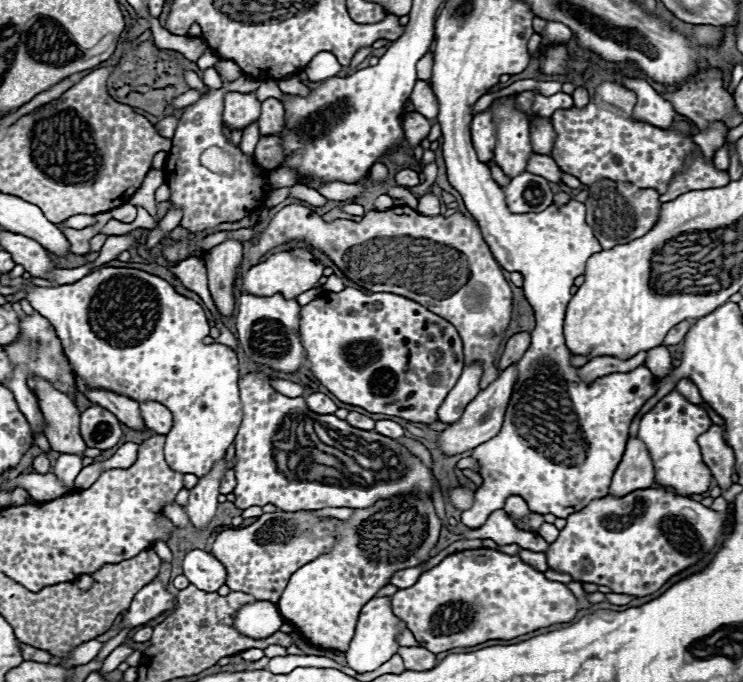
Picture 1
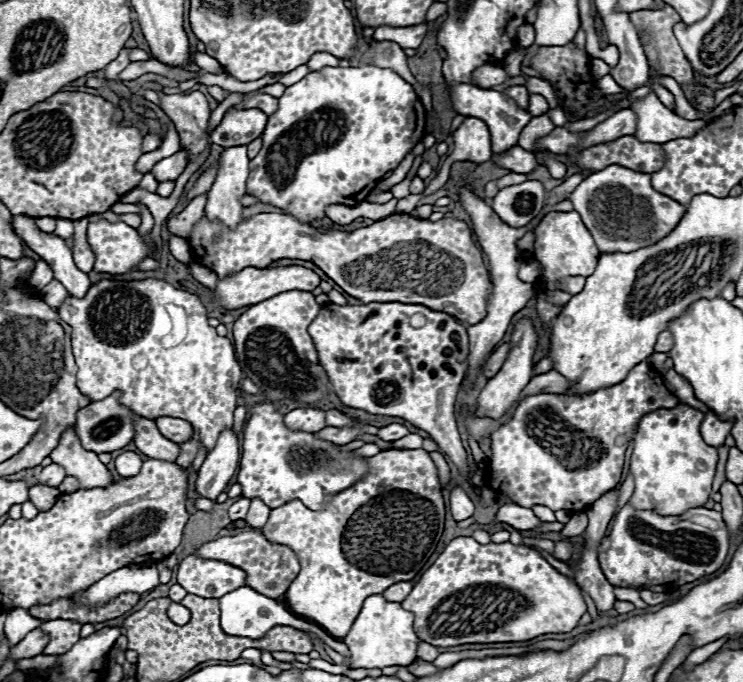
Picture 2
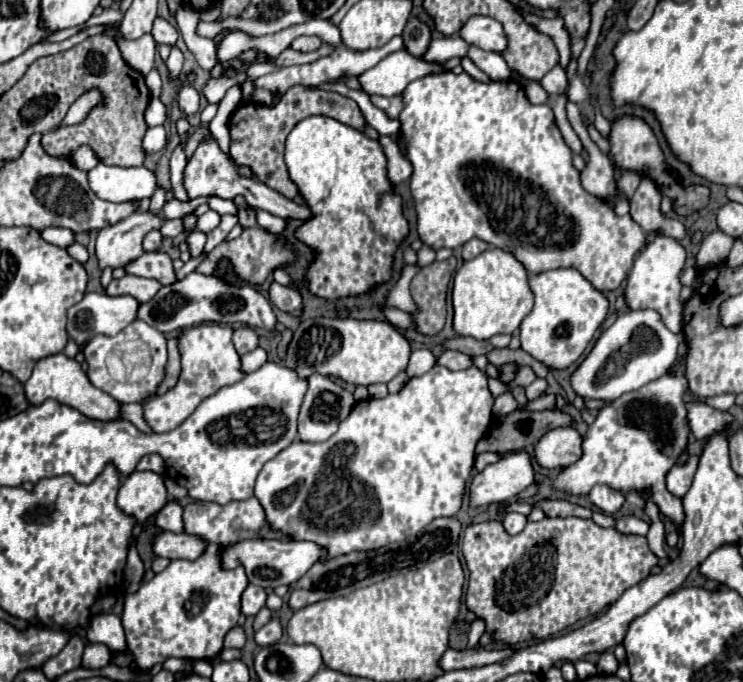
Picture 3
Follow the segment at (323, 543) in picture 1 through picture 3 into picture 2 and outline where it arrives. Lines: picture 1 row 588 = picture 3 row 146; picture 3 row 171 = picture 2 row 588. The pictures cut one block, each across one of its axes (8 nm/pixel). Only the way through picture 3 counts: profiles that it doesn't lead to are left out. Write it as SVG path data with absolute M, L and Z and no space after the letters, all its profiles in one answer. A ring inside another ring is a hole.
M250 528L250 530L234 534L234 536L222 536L218 540L212 540L212 542L200 546L196 554L200 558L216 558L216 560L228 562L232 566L240 566L246 572L246 586L250 586L252 590L256 590L268 598L284 596L290 582L296 578L296 574L300 570L296 552L288 546L280 546L280 544L266 540L260 528Z

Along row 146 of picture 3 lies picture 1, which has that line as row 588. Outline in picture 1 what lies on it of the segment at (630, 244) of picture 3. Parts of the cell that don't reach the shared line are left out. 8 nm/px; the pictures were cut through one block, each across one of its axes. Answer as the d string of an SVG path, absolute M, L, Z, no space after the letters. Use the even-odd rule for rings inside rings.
M478 548L446 556L438 566L424 572L414 586L398 590L392 596L392 610L400 620L406 622L408 630L414 634L420 646L424 646L432 654L438 654L450 648L476 646L486 640L512 640L522 634L534 632L538 628L570 622L578 612L578 602L566 584L548 580L544 572L538 572L536 568L526 564L520 556L502 554L490 548Z

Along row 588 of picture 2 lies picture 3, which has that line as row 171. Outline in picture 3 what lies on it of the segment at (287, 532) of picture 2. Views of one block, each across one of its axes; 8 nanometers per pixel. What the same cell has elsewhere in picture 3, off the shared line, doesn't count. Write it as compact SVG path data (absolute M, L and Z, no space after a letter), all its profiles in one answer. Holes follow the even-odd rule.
M308 116L300 120L288 134L284 162L292 182L296 182L298 192L314 212L314 218L304 222L296 232L304 244L316 250L316 260L308 270L310 292L334 300L342 296L364 294L372 284L386 282L394 252L408 234L408 222L402 214L402 200L392 192L392 186L386 178L386 156L378 140L366 138L360 130L336 122L334 118Z

